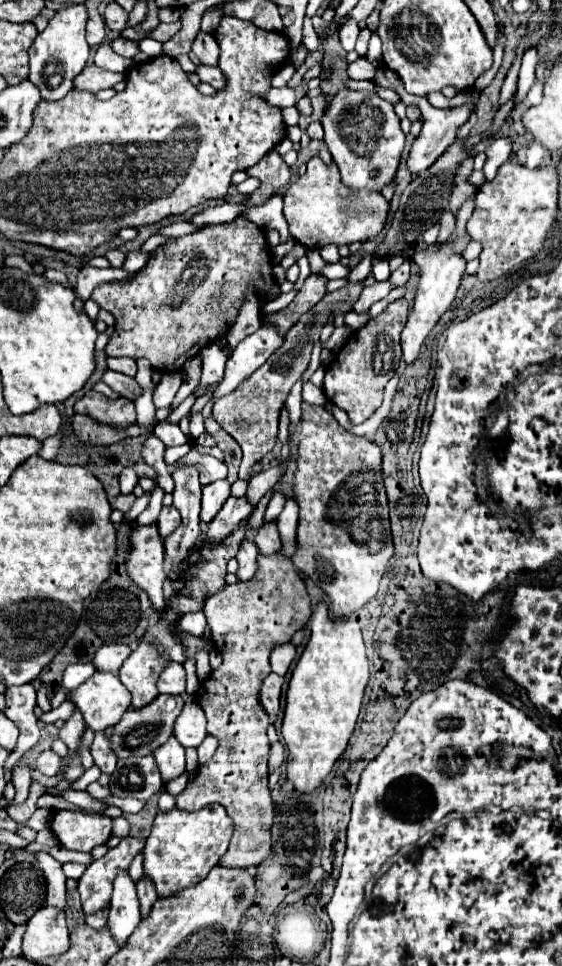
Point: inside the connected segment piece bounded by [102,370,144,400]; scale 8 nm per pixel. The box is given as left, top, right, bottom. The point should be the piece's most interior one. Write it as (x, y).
(128, 387)

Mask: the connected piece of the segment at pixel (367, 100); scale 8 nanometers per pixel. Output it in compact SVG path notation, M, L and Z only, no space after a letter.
M342 88L336 92L322 116L324 142L340 168L342 182L348 188L382 190L396 174L404 148L404 132L394 106L374 92L354 92Z

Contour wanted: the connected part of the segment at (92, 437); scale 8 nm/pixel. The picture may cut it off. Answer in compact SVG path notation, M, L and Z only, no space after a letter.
M76 414L74 416L74 432L78 436L80 442L90 442L90 444L114 444L122 438L128 436L140 436L140 434L152 434L154 426L158 424L158 418L154 418L152 426L144 428L138 422L134 422L128 428L118 428L118 426L110 426L104 422L98 422L86 414Z

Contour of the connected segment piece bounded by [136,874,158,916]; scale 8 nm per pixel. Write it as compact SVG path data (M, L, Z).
M142 874L142 878L136 882L138 888L138 900L140 900L140 912L142 916L146 916L152 908L152 904L158 900L158 894L154 894L154 882L150 882L150 878L146 878L146 874Z

